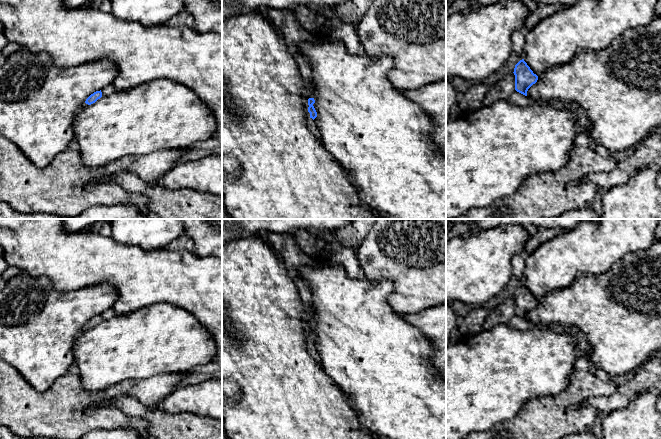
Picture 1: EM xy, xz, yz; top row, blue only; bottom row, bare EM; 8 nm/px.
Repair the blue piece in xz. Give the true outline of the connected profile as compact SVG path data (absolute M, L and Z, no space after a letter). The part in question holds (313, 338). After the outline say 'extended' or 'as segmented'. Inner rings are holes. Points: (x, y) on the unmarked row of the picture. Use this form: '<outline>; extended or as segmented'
M314 322L308 323L308 329L309 329L308 336L310 337L310 341L307 342L306 348L310 356L316 361L316 363L321 364L320 355L318 351L316 350L316 347L314 344L317 341L317 336L313 330L314 327L315 327Z; extended

